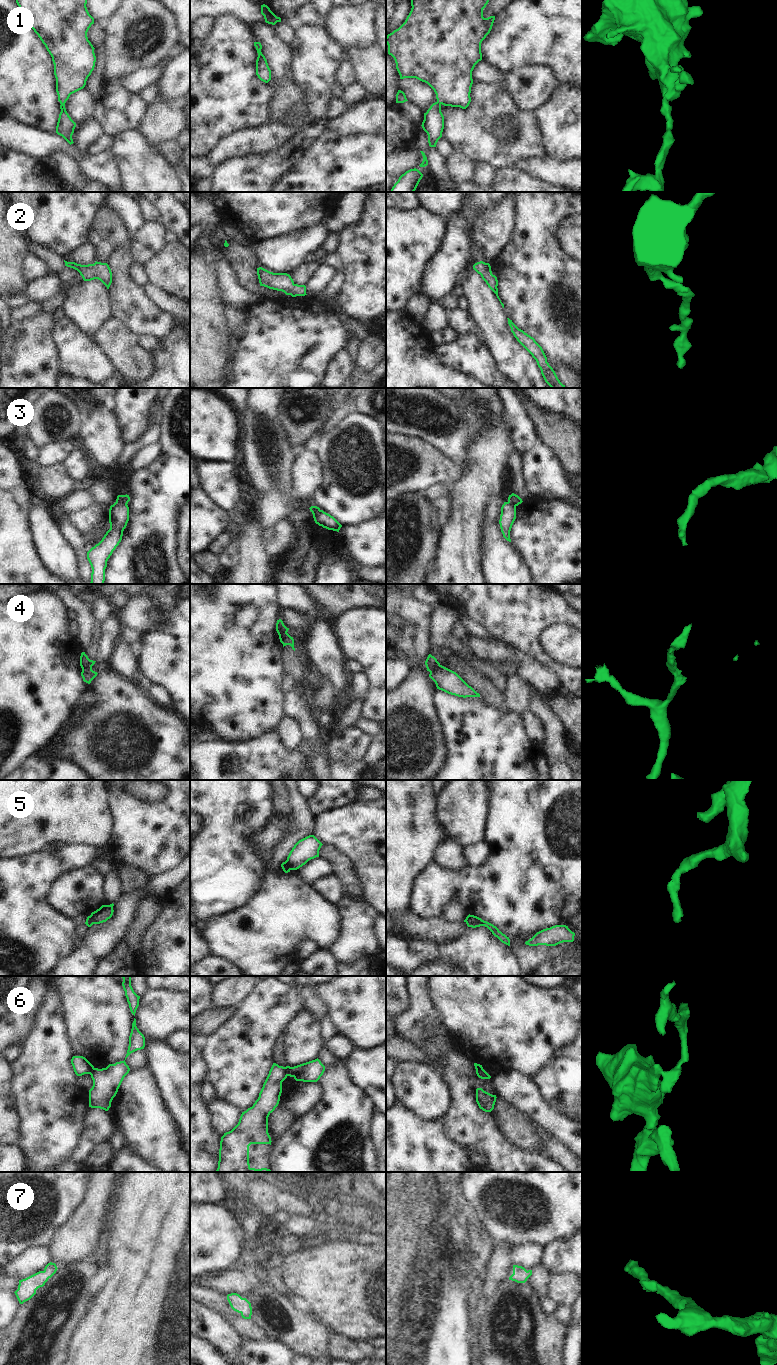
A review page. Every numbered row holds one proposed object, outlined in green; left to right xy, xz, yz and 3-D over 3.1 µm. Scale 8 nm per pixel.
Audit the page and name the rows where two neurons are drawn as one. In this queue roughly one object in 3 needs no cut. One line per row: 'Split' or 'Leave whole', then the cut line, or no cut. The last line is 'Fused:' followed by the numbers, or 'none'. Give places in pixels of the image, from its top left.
1: Leave whole. No split
2: Leave whole. No split
3: Split. Split along xy (116, 501), (126, 504)
4: Split. Split along yz (440, 665), (430, 672)
5: Split. Split along xz (285, 861), (290, 869)
6: Split. Split along xz (286, 1066), (287, 1075)
7: Leave whole. No split
Fused: 3, 4, 5, 6.

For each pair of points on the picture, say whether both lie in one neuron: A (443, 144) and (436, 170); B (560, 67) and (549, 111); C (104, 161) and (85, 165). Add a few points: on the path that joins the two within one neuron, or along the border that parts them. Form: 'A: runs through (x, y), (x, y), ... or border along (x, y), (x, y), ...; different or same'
A: border along (435, 147), (446, 158); different
B: border along (557, 83), (571, 86); different
C: runs through (99, 165), (90, 165); same

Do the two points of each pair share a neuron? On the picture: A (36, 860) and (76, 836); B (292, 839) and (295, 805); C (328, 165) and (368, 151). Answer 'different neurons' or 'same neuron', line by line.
A: different neurons
B: same neuron
C: same neuron

